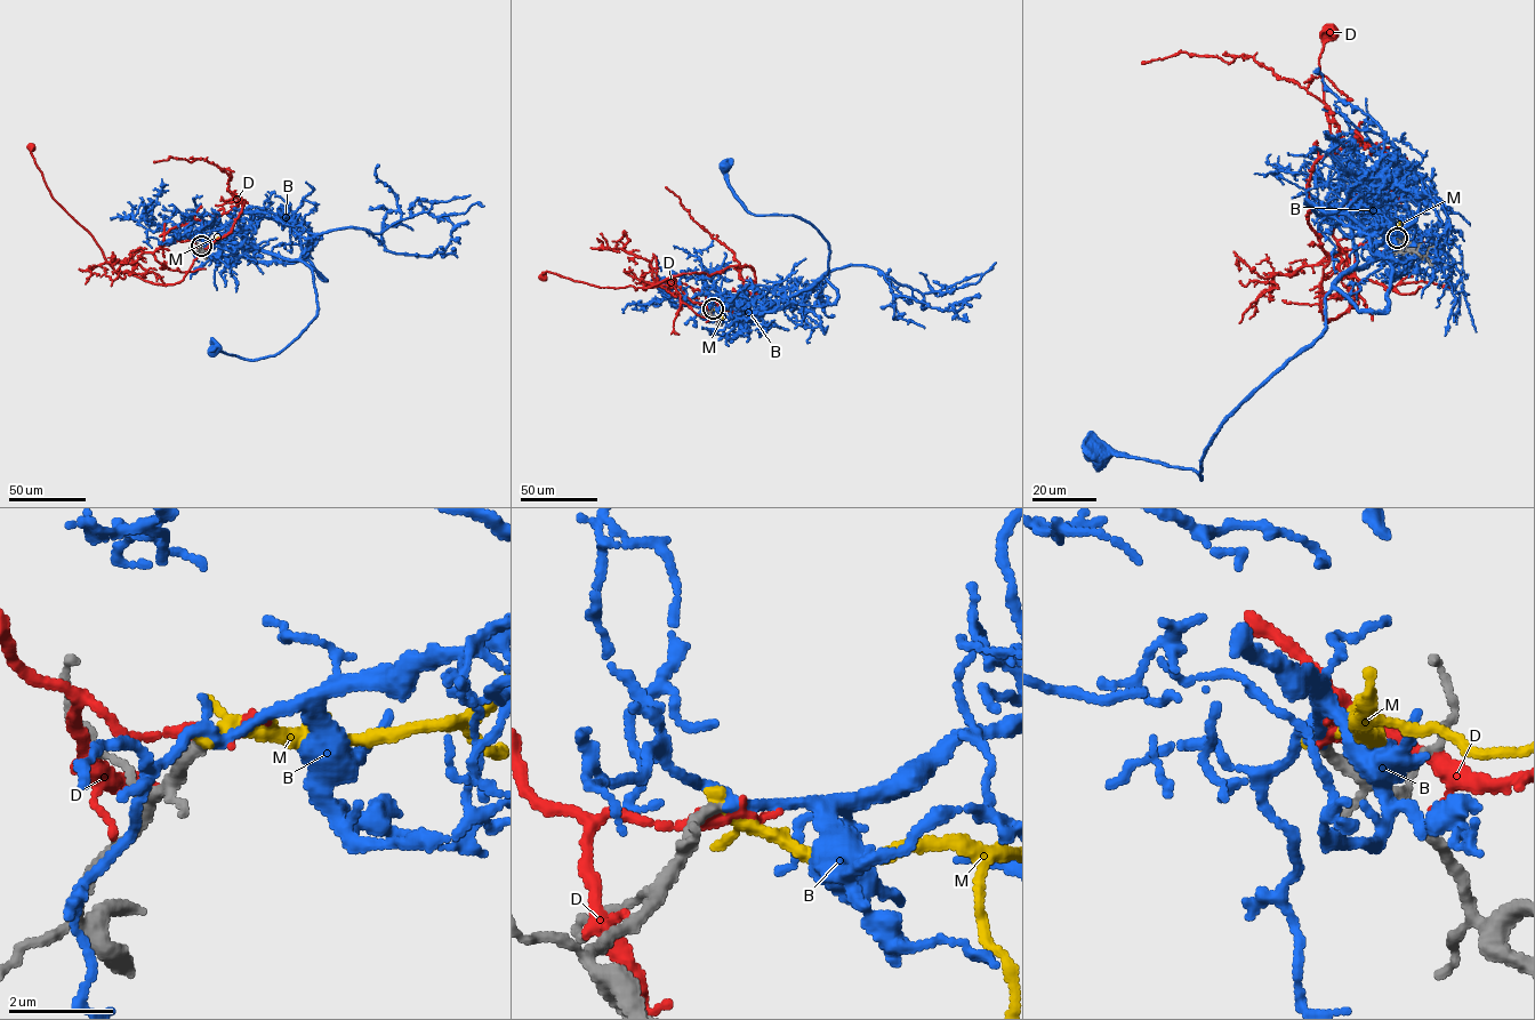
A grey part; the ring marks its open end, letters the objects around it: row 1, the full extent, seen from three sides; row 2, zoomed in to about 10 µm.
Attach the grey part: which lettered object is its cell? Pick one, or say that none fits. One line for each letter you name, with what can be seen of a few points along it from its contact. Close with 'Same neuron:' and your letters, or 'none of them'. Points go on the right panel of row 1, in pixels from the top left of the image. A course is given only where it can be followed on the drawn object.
B: via (1398, 239), (1377, 219), (1387, 247), (1335, 282), (1325, 330), (1228, 417), (1202, 479), (1101, 456)
Same neuron: B

